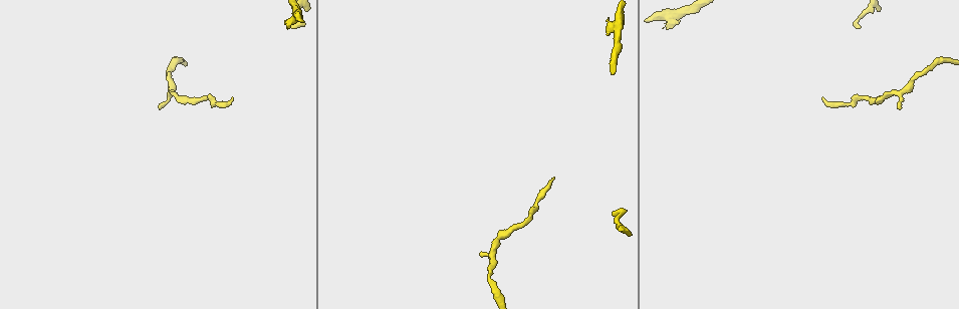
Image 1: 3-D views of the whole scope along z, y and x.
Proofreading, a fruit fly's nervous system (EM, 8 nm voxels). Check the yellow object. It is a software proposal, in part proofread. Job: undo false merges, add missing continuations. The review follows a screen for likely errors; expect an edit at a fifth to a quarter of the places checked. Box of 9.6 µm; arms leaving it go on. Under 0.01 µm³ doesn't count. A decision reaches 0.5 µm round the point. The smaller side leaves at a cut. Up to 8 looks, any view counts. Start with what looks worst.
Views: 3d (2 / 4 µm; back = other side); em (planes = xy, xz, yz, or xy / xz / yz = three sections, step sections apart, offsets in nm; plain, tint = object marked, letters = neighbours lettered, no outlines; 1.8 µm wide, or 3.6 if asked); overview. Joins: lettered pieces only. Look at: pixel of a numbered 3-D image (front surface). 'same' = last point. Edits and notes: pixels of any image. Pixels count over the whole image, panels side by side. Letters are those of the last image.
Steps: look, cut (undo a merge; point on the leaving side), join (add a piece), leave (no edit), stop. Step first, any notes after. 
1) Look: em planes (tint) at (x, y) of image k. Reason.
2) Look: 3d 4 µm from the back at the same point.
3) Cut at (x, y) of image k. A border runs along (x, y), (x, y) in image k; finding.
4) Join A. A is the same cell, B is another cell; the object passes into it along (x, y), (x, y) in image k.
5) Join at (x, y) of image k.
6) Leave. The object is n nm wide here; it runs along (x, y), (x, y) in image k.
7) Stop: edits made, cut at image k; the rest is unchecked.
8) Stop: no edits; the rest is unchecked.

Look: em xy step 4 (letters) at (614, 214) of image 1. Tapers out.

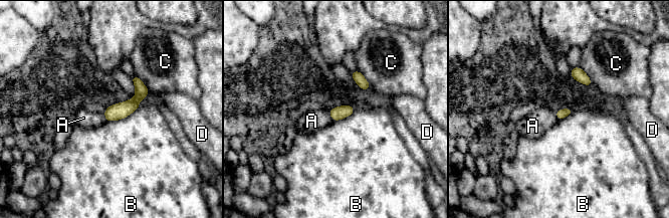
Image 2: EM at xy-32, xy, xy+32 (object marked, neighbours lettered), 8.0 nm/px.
Look: em planes (letters) at the same point. Another direction.

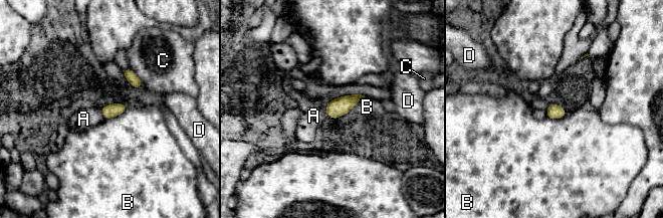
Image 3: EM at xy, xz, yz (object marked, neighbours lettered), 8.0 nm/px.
Leave. A, B, C and D are other cells; no lettered piece goes on from it.

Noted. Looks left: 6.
Look: em 3.6 µm planes (plain) at (287, 22) of image 1. An open end.

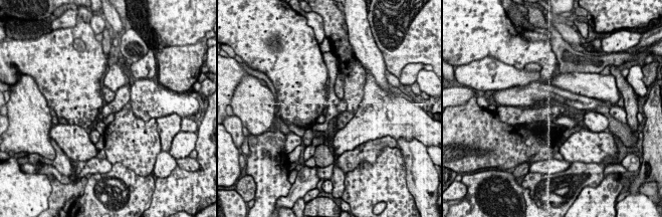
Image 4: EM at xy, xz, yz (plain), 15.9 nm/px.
Look: em 3.6 µm planes (letters) at the same point.

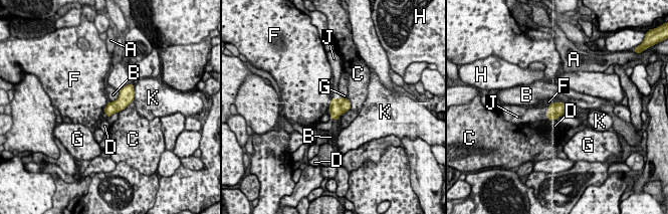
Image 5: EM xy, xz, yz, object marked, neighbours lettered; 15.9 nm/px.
Join J. J is the same cell, A, B, C, D, F, G, H and K are other cells; it goes on there.

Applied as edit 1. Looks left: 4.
Look: em xy step 8 (tint) at (900, 107) of image 1. Thin end.

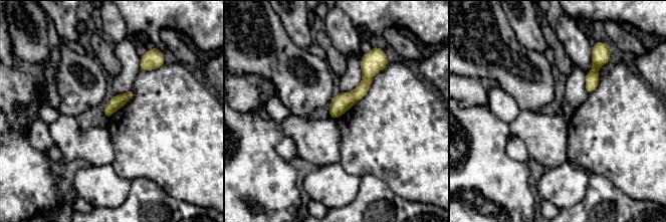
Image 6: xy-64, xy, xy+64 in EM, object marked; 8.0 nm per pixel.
Look: em planes (letters) at the same point. Another direction.

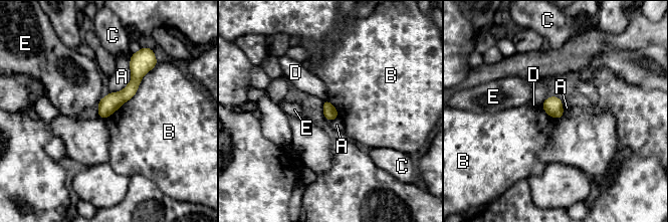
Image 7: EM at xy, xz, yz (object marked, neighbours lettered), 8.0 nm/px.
Leave. The object is 110 nm wide here; A, B, C, D and E are other cells; it runs along (137, 61), (134, 84), (101, 115) in image 7; no lettered piece goes on from it.

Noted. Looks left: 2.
Stop: edits made, join at image 5; the rest is unchecked.

